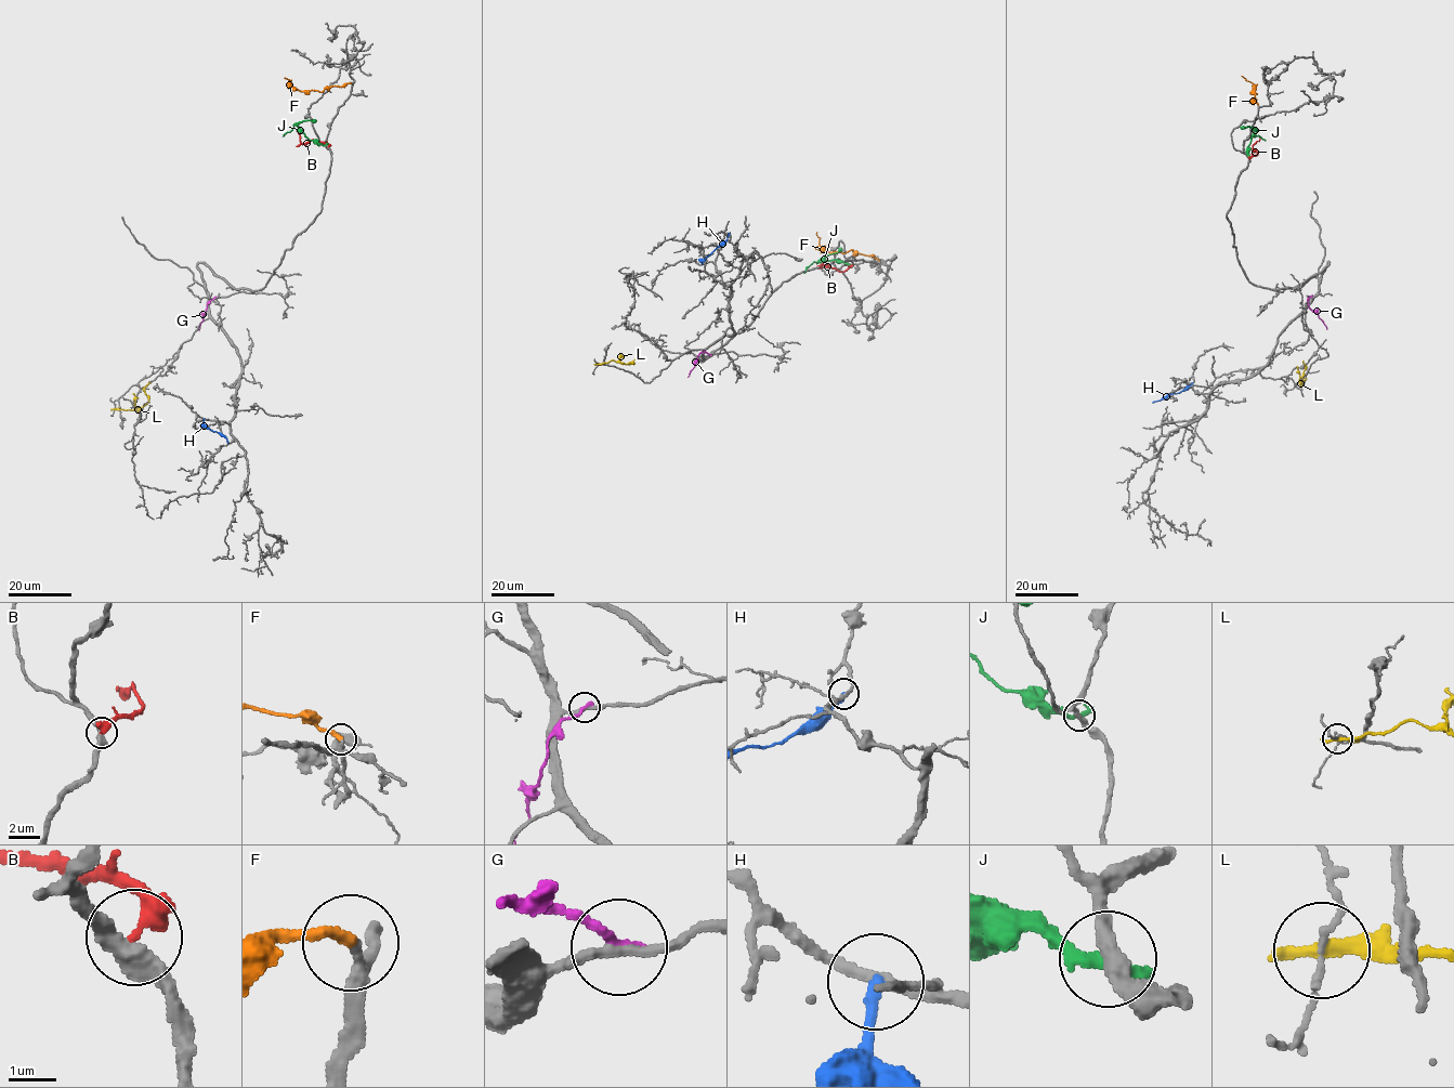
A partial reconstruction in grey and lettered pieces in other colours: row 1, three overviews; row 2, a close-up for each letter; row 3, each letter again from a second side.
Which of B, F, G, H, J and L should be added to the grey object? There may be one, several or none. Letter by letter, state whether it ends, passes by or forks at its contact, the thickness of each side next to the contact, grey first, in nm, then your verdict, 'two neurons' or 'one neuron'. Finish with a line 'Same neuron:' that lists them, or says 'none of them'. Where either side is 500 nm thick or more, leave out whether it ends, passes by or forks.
B: it ends; calibres 420 and 400 nm; two neurons
F: it ends; calibres 200 and 240 nm; one neuron
G: it ends; calibres 200 and 240 nm; two neurons
H: it ends; calibres 240 and 240 nm; two neurons
J: it ends; calibres 320 and 380 nm; two neurons
L: it ends; calibres 120 and 320 nm; two neurons
Same neuron: F

